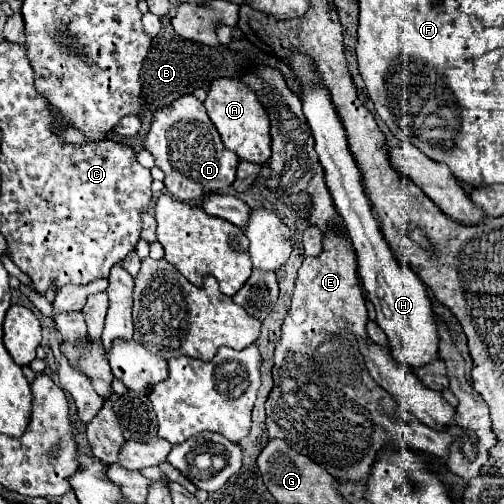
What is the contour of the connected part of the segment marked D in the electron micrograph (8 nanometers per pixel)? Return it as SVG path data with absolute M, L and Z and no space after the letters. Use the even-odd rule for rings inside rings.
M193 94L179 96L169 106L155 112L145 138L145 150L153 154L155 164L165 172L165 188L177 200L193 202L201 196L223 192L235 180L239 158L223 146L203 102L199 102Z

